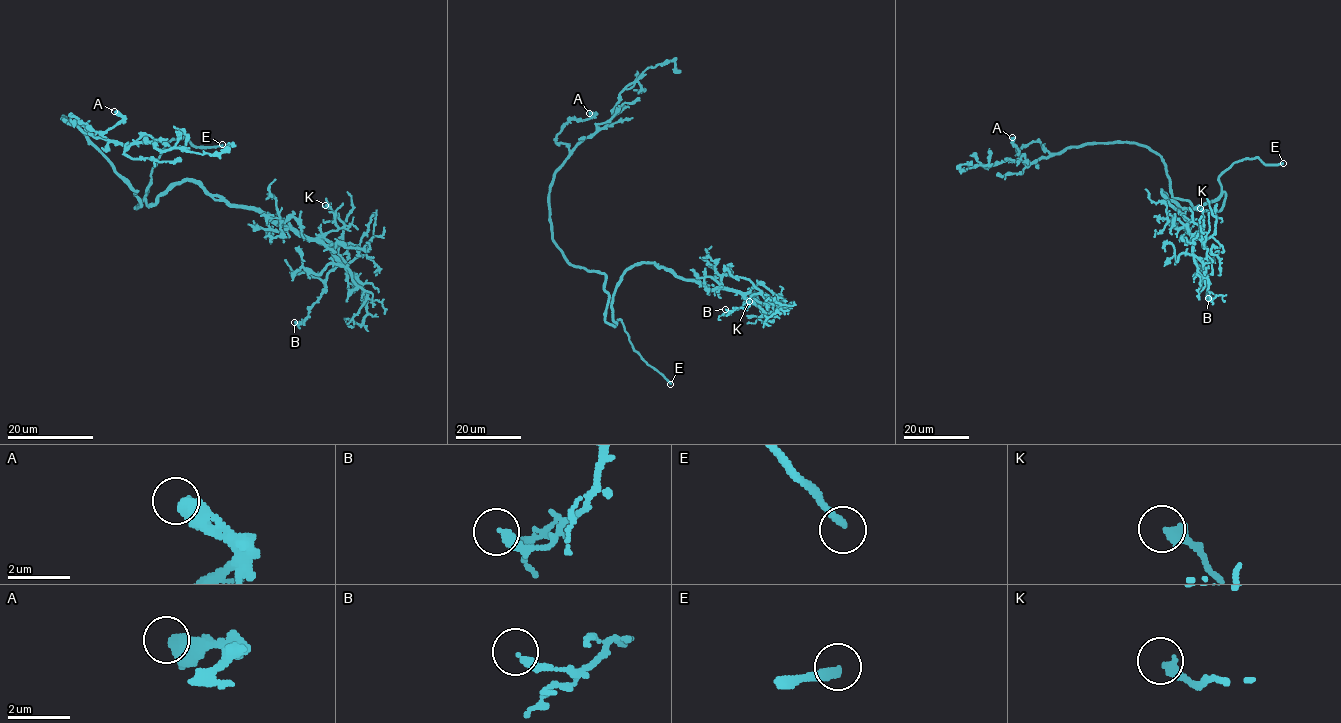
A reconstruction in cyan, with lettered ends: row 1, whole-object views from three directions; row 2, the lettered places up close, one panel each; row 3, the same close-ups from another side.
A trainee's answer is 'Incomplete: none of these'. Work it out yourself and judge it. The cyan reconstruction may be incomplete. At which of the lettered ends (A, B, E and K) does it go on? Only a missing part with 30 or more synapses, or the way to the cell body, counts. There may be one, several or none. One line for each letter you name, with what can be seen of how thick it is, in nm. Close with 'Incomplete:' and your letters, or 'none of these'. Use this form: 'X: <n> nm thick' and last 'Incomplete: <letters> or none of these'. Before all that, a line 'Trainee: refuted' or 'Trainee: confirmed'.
Trainee: refuted
E: 280 nm thick
Incomplete: E

